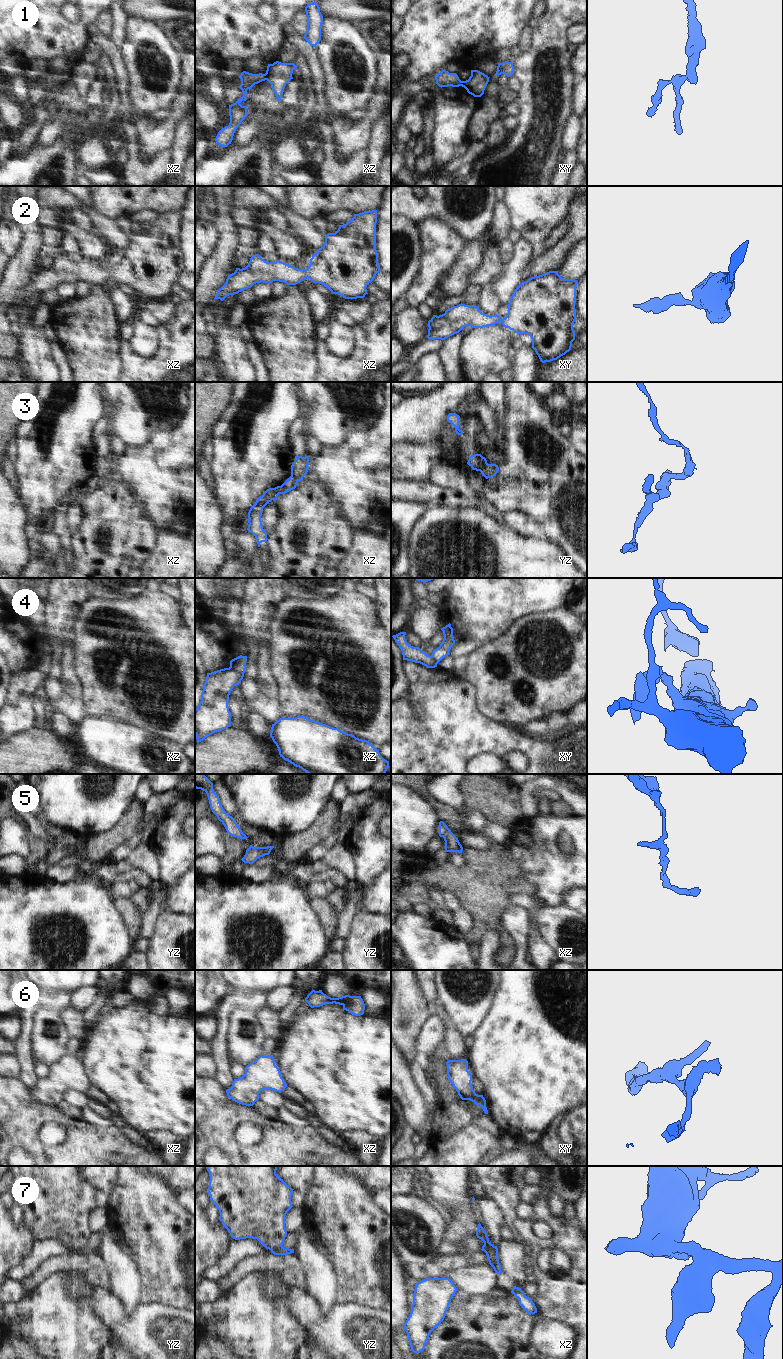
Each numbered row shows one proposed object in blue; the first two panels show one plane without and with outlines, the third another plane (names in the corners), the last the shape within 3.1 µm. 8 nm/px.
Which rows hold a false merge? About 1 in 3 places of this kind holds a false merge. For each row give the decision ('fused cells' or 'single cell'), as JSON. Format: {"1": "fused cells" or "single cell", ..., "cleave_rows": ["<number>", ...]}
{"1": "fused cells", "2": "single cell", "3": "fused cells", "4": "fused cells", "5": "fused cells", "6": "single cell", "7": "fused cells", "cleave_rows": ["1", "3", "4", "5", "7"]}

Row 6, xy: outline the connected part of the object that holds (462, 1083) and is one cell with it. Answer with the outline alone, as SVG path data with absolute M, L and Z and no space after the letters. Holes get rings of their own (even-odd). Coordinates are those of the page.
M466 1059L461 1060L448 1060L447 1075L449 1082L458 1092L458 1095L462 1100L470 1100L476 1105L480 1105L485 1114L488 1114L486 1107L486 1100L483 1095L478 1095L473 1090L471 1084L472 1075L468 1071L468 1061Z

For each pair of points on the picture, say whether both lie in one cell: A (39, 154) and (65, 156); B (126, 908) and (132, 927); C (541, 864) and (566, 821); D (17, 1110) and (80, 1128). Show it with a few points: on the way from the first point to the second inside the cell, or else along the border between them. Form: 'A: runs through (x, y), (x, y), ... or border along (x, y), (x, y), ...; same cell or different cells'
A: runs through (45, 154), (59, 155); same cell
B: runs through (129, 913), (132, 917), (132, 922); same cell
C: runs through (544, 853), (548, 848), (548, 837), (555, 830); same cell
D: runs through (33, 1114), (54, 1114), (64, 1120); same cell

